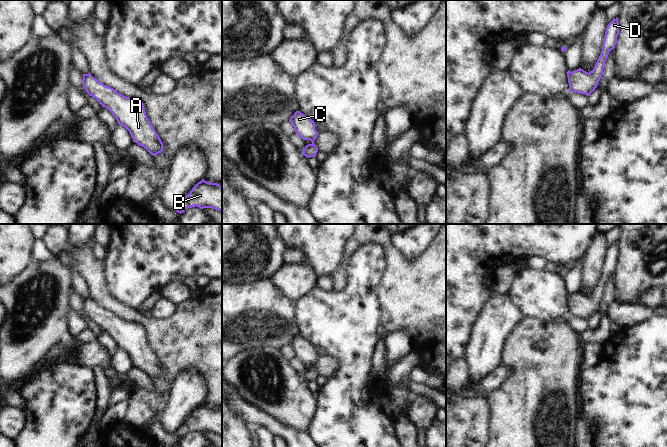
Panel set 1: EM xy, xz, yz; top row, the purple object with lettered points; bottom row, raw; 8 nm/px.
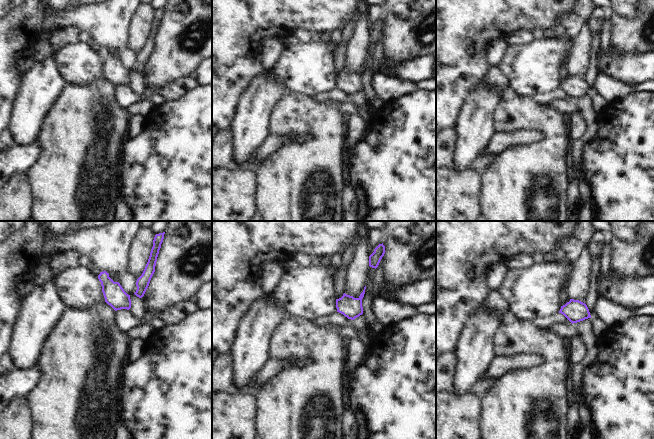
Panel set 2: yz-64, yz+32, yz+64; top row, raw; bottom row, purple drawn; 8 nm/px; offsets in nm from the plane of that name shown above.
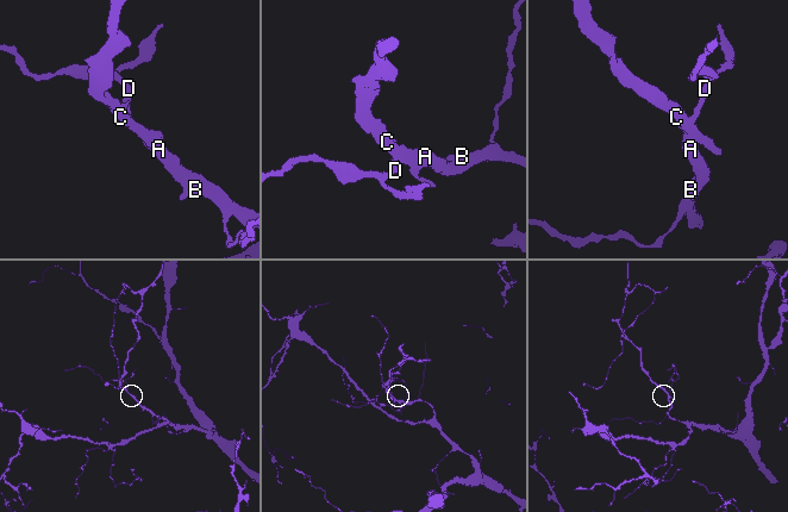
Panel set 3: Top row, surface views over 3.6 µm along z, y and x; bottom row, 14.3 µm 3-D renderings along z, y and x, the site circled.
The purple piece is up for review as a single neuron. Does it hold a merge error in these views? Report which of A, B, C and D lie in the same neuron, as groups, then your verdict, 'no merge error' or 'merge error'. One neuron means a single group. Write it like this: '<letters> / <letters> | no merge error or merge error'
A B C D | no merge error

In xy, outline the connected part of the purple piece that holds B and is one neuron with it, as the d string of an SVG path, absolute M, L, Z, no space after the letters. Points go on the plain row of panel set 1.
M202 403L174 433L181 438L195 430L200 433L213 432L222 436L222 410Z

